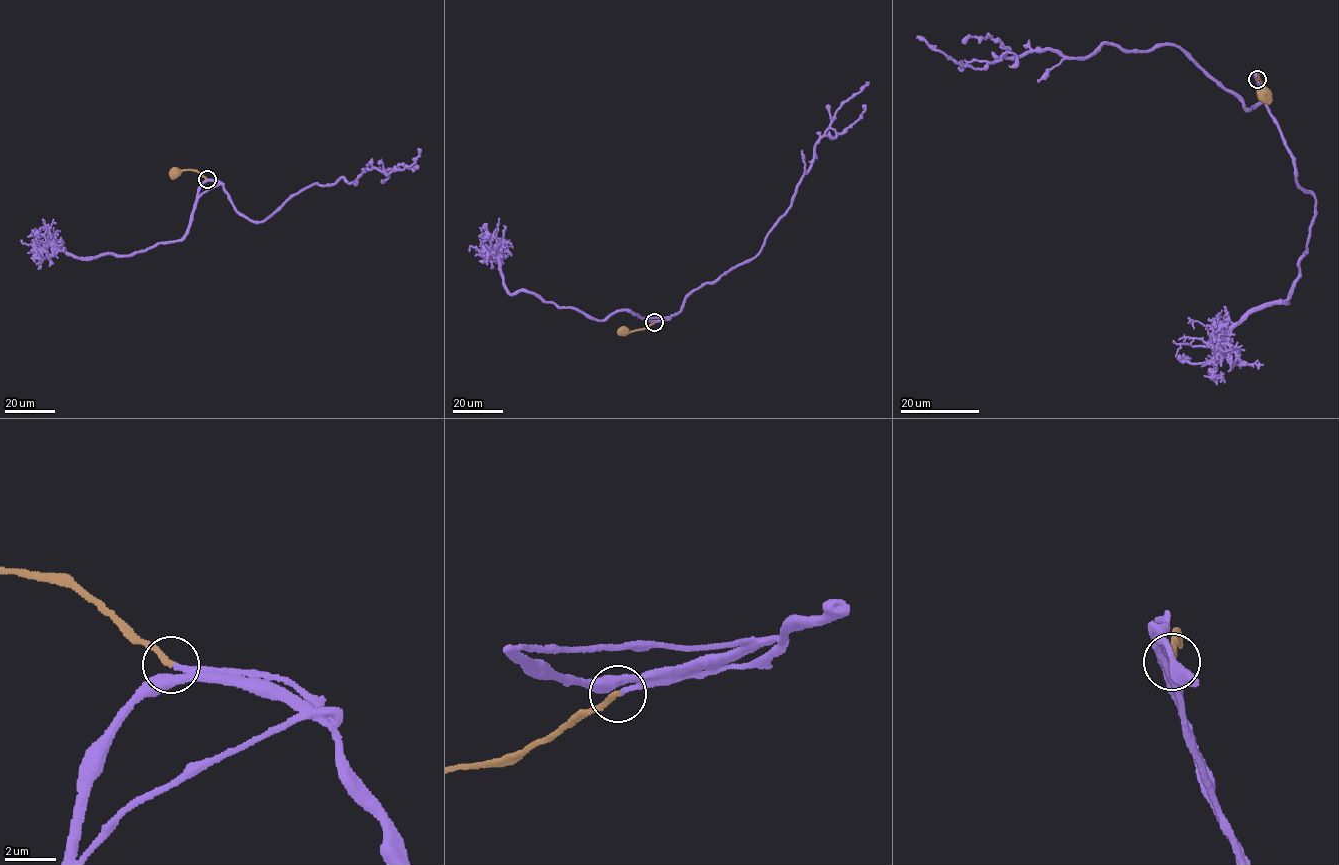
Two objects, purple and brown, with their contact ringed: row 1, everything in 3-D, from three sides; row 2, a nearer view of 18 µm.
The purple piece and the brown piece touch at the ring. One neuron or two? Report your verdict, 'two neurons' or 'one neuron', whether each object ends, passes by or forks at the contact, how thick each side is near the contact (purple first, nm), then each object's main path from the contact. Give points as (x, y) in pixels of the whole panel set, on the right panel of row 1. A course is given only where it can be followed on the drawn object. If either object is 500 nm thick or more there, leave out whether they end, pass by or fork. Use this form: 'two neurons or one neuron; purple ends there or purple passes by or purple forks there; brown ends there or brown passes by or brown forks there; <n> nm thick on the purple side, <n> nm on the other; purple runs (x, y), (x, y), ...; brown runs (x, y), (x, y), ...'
one neuron; purple ends there; brown ends there; 200 nm thick on the purple side, 220 nm on the other; purple runs (1258, 79), (1266, 98), (1250, 109), (1170, 43), (1107, 43), (1072, 58), (1026, 52), (976, 69), (916, 38); brown runs (1258, 79), (1266, 94)

